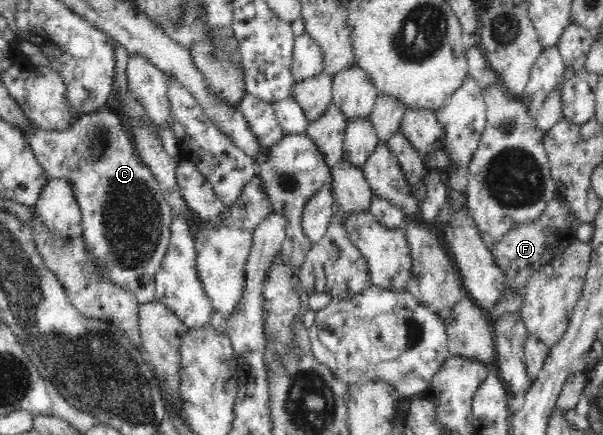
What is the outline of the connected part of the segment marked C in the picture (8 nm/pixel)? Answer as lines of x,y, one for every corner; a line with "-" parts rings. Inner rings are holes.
98,110
77,115
74,122
62,131
36,127
26,134
25,139
46,174
68,179
72,183
72,191
82,213
82,237
95,257
92,263
100,267
100,271
108,275
112,283
131,292
139,304
154,301
156,272
160,270
168,252
173,214
160,190
159,182
134,154
124,119
118,113

